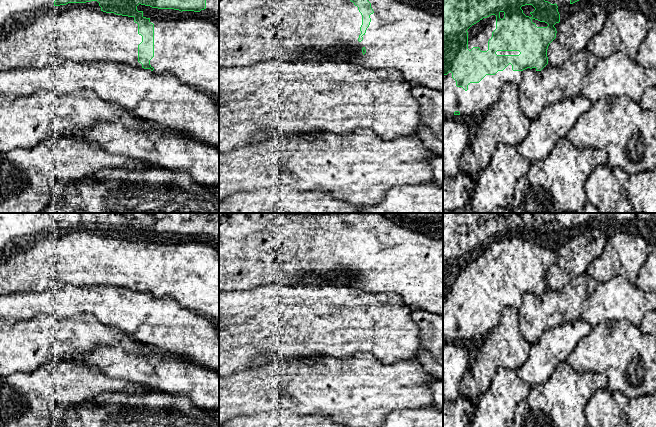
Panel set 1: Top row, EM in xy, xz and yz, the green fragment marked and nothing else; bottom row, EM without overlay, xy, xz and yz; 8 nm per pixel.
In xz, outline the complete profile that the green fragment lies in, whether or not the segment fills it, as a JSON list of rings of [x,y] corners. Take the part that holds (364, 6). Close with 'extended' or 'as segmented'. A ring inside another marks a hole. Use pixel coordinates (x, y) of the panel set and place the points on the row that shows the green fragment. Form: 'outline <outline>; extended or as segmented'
outline [[[350,0],[358,7],[359,12],[362,15],[362,25],[360,27],[361,34],[359,35],[358,41],[363,40],[363,35],[365,35],[367,28],[370,25],[371,18],[370,15],[374,13],[371,8],[371,3],[368,0]]]; as segmented

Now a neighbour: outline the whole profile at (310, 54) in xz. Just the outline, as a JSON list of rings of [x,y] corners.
[[[306,48],[303,50],[304,53],[304,59],[303,61],[317,61],[317,62],[323,62],[323,61],[337,61],[336,56],[328,56],[327,58],[324,58],[320,52],[317,52],[314,49]]]

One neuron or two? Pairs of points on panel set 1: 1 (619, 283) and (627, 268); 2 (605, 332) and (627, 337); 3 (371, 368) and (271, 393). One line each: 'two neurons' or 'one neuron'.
1: two neurons
2: one neuron
3: one neuron

